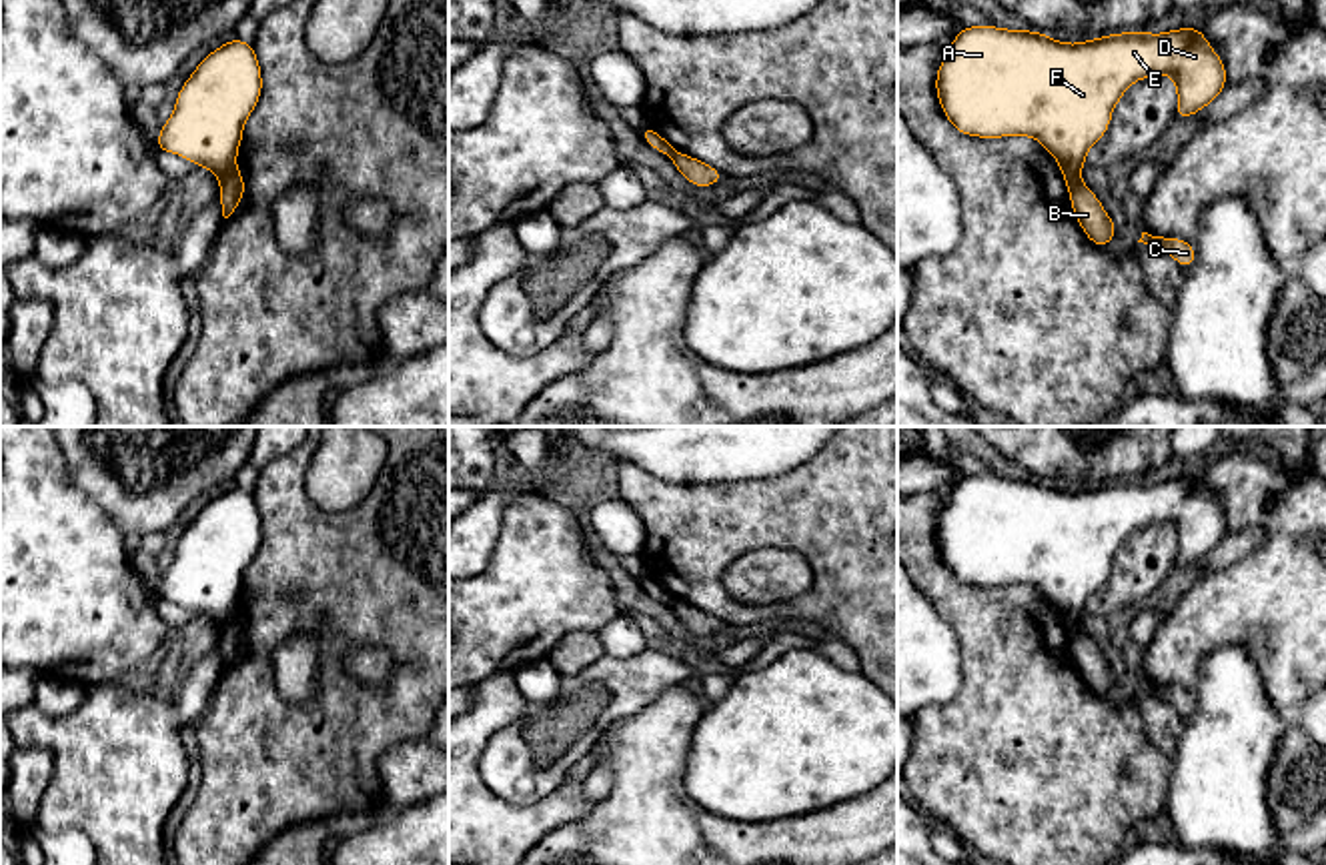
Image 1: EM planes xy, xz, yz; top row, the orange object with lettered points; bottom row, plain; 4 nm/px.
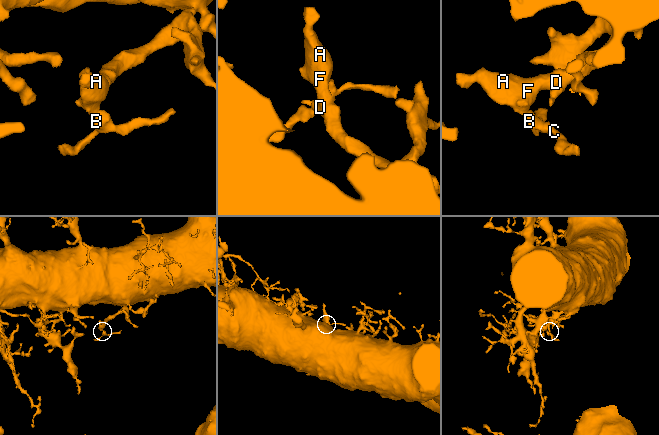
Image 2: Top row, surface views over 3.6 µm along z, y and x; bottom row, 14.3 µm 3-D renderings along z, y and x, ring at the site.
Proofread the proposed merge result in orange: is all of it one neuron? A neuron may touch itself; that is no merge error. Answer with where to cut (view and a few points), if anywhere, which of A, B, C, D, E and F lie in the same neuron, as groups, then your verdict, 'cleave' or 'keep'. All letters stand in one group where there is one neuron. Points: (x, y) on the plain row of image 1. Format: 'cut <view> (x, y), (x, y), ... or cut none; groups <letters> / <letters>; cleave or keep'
cut yz (1078, 623), (1070, 645); groups A D E F / B C; cleave

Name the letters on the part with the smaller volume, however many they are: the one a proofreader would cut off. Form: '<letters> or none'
B, C

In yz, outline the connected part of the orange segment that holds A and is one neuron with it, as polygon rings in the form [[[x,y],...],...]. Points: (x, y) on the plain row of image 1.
[[[985,473],[957,481],[937,517],[935,543],[959,583],[1036,587],[1058,609],[1072,645],[1088,599],[1110,577],[1114,555],[1134,531],[1158,523],[1168,523],[1176,531],[1174,567],[1190,567],[1204,559],[1228,533],[1226,513],[1202,477],[1184,475],[1162,483],[1134,479],[1070,493],[1034,479]]]

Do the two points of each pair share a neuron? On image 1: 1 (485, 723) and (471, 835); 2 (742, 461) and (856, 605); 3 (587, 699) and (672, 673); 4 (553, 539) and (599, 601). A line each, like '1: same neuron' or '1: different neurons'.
1: same neuron
2: different neurons
3: same neuron
4: same neuron

